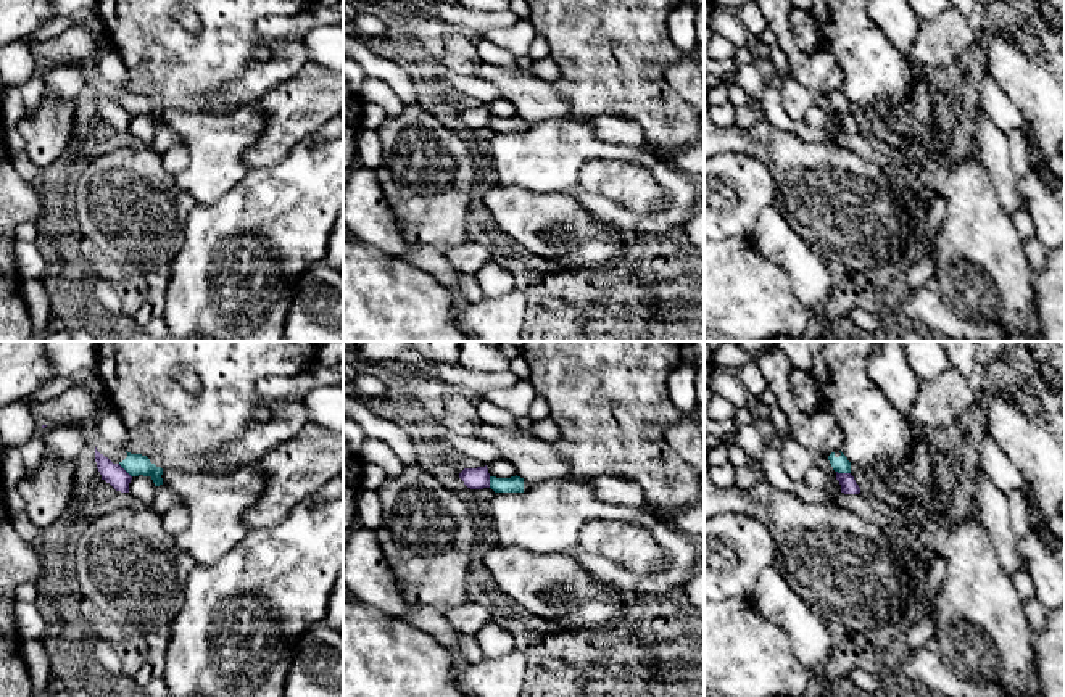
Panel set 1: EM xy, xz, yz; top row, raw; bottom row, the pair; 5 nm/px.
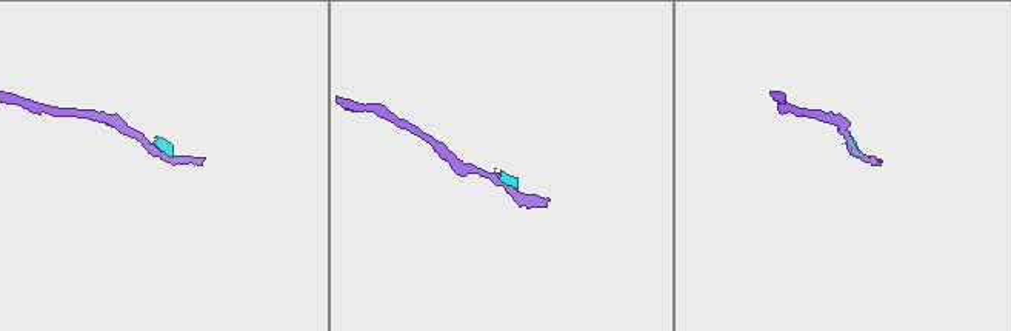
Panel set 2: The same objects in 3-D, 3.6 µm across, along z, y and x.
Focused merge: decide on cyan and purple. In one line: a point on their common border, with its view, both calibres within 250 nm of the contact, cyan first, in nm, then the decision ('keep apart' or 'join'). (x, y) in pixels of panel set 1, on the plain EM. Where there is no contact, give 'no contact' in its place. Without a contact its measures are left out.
contact yz (843, 111); calibres 80 and 80 nm; keep apart

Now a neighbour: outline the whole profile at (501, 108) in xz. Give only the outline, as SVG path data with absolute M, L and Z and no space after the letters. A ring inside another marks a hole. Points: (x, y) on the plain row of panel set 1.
M506 98L493 100L487 105L487 108L490 116L496 116L496 118L516 116L516 106Z

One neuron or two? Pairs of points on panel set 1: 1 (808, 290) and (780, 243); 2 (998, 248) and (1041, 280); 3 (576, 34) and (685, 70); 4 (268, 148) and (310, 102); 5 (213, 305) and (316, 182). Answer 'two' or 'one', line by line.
1: one
2: two
3: two
4: one
5: one

